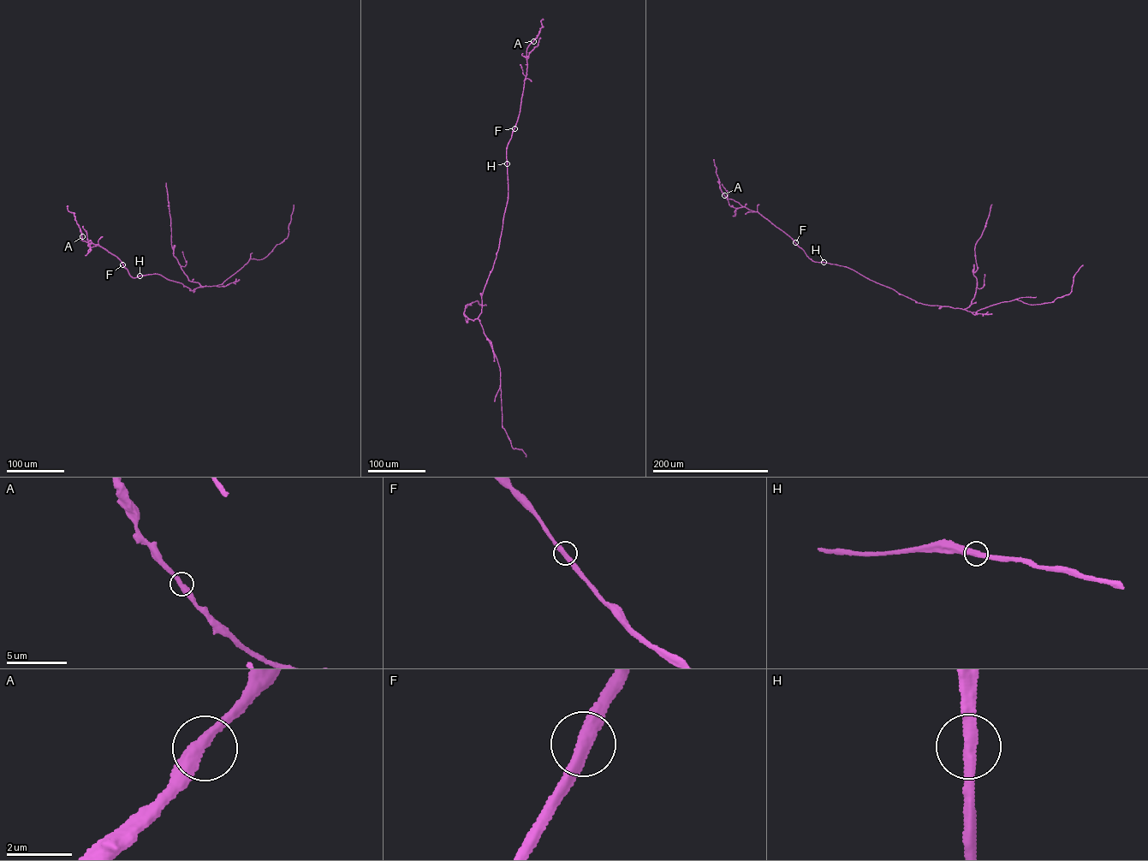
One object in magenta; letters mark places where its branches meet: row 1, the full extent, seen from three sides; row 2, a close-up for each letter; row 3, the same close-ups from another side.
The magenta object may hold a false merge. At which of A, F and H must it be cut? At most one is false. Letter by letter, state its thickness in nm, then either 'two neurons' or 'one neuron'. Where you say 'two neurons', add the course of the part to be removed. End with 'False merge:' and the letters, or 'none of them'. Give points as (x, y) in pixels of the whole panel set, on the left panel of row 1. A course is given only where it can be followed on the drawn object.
A: 380 nm | one neuron
F: 360 nm | one neuron
H: 380 nm | one neuron
False merge: none of them

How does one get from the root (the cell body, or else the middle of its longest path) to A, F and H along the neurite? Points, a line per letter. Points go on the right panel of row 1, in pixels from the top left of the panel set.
A: (894, 290), (847, 267), (811, 260), (791, 238), (758, 212), (724, 195)
F: (894, 290), (847, 267), (811, 260), (795, 242)
H: (894, 290), (847, 267), (823, 262)

